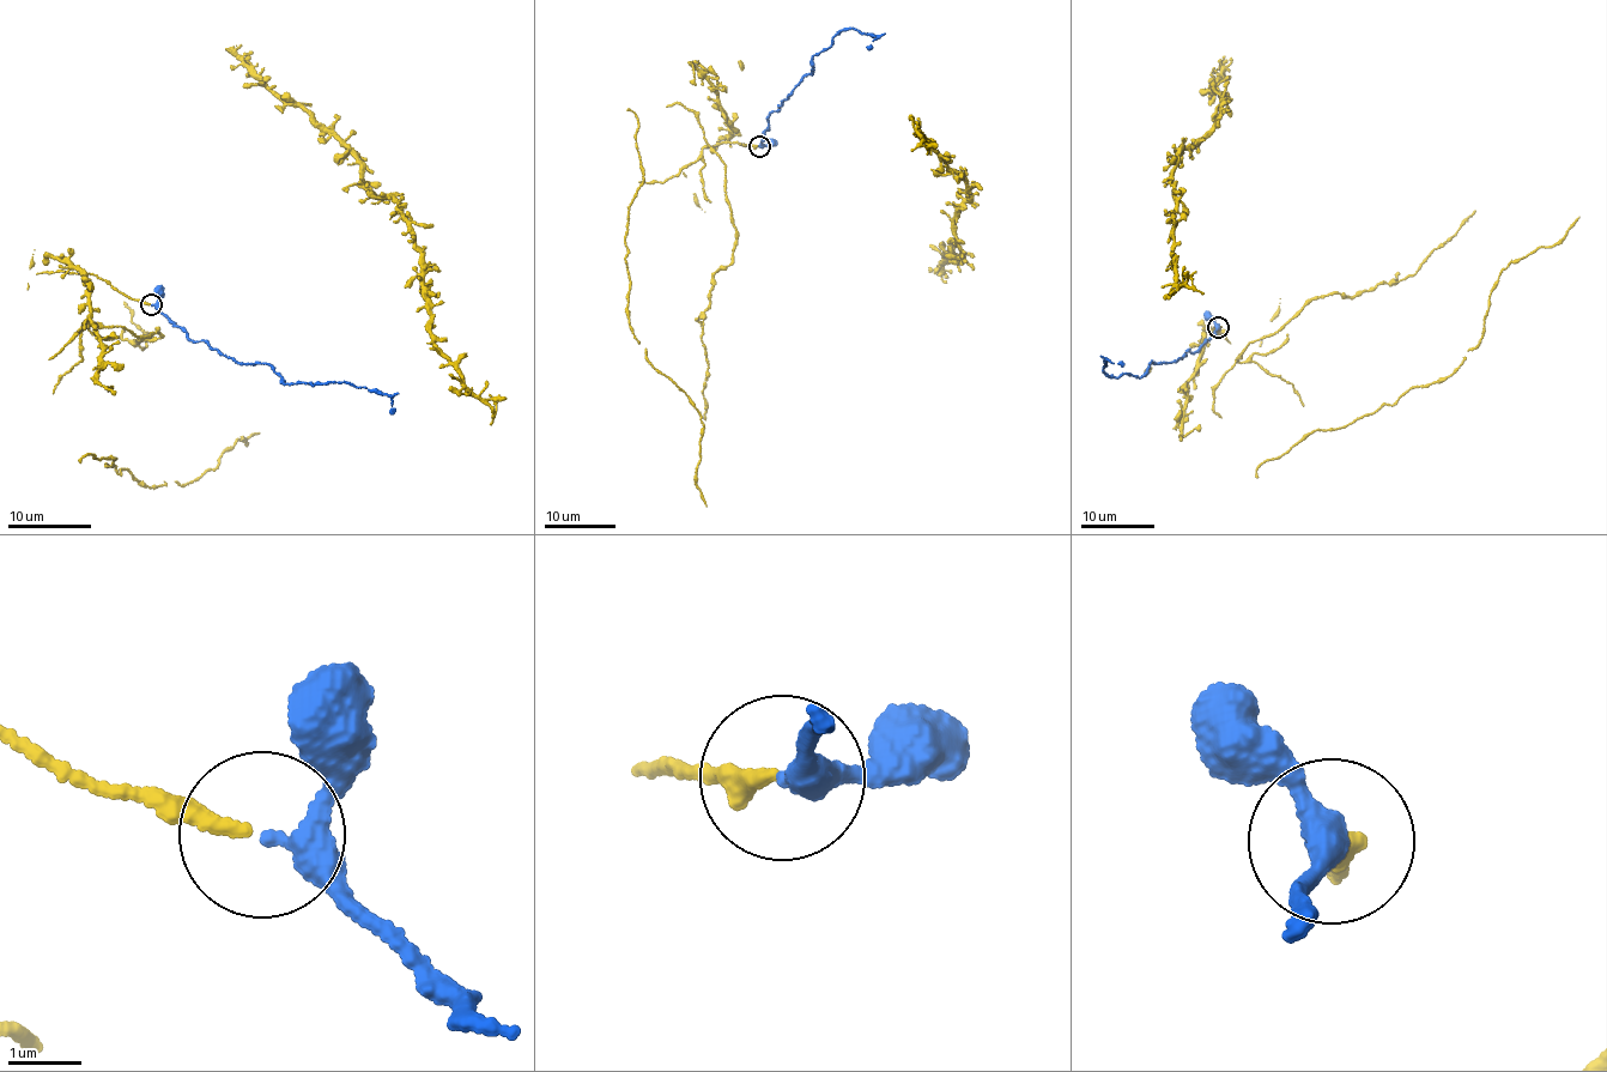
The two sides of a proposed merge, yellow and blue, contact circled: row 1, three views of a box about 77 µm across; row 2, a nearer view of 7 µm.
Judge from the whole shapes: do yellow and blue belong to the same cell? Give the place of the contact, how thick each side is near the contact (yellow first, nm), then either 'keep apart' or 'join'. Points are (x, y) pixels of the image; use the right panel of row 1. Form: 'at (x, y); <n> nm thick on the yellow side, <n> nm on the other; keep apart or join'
at (1218, 327); 220 nm thick on the yellow side, 260 nm on the other; join

